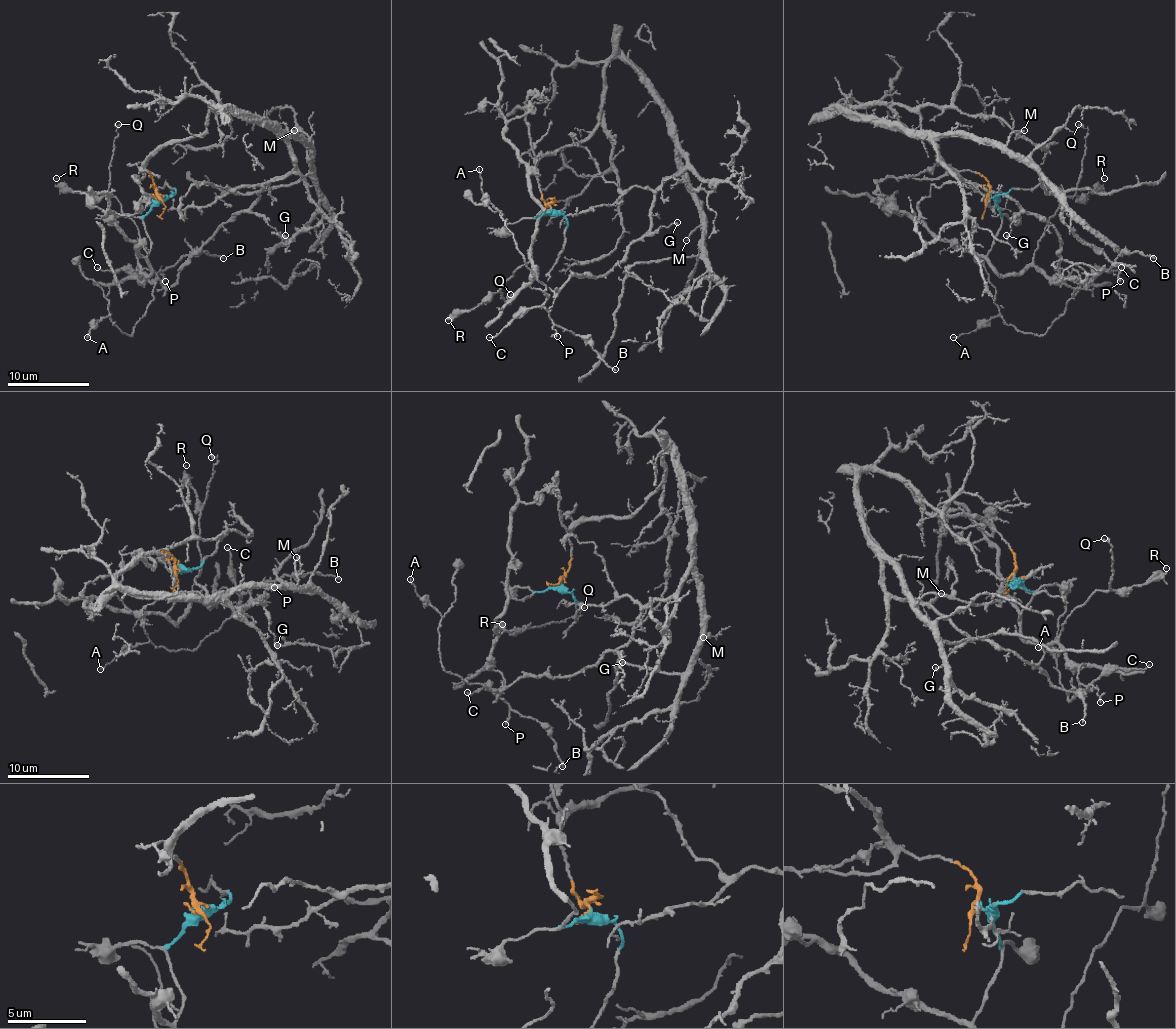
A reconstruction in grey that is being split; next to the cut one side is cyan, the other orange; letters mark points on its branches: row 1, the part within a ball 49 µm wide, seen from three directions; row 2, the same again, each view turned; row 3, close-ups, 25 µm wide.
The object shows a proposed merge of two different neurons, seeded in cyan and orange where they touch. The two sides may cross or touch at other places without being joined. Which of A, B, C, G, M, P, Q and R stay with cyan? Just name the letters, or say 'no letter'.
A, B, C, P, Q, R

